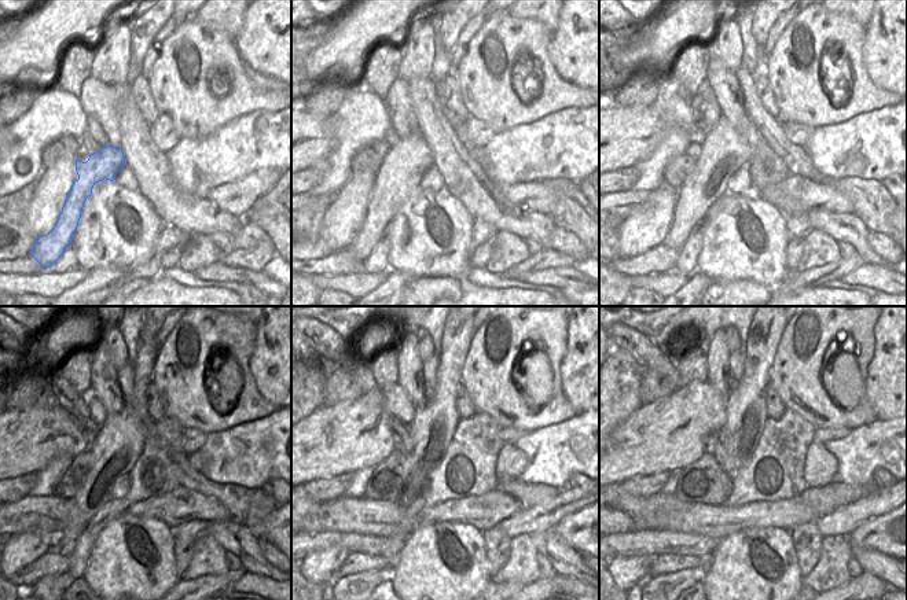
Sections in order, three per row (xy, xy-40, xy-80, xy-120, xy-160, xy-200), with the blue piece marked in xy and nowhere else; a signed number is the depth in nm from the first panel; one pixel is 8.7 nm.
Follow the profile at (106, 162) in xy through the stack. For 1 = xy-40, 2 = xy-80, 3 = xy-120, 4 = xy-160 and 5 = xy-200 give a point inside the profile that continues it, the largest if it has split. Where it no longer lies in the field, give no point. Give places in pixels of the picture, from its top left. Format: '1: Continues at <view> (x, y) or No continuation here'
1: Continues at xy-40 (414, 158)
2: Continues at xy-80 (726, 150)
3: Continues at xy-120 (116, 446)
4: Continues at xy-160 (423, 442)
5: Continues at xy-200 (745, 407).

